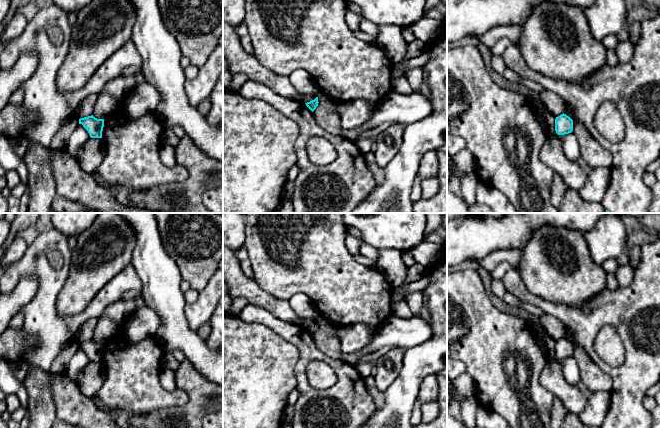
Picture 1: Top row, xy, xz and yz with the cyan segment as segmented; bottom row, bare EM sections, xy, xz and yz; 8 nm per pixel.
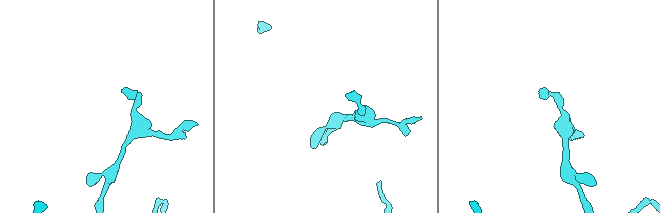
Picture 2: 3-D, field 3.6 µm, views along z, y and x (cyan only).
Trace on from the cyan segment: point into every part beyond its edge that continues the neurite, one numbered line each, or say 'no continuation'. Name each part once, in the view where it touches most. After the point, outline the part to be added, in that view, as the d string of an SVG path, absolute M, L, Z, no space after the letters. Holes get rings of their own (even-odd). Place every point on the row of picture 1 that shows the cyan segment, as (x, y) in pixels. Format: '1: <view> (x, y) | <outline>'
no continuation

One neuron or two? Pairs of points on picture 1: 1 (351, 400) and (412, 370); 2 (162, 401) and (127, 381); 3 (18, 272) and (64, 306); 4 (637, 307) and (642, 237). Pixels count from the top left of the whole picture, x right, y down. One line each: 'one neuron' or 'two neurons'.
1: two neurons
2: one neuron
3: two neurons
4: two neurons

